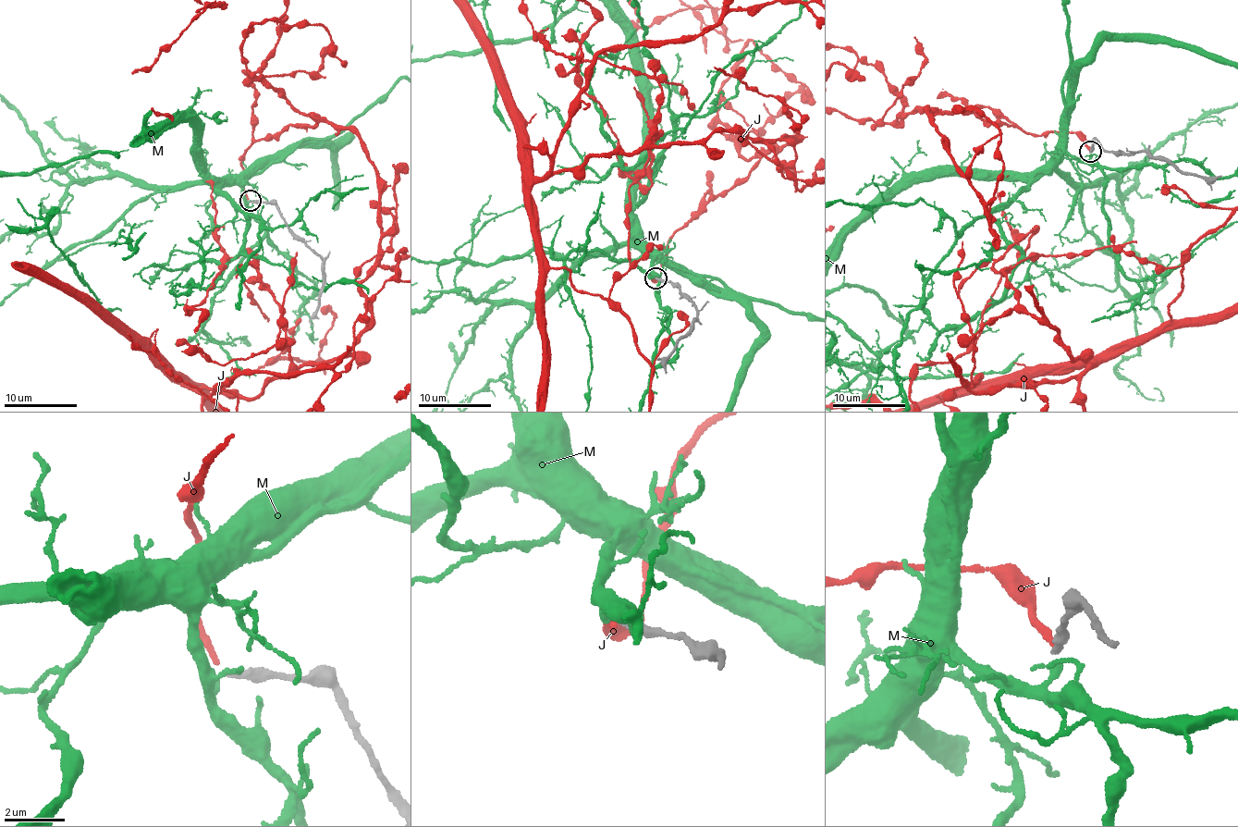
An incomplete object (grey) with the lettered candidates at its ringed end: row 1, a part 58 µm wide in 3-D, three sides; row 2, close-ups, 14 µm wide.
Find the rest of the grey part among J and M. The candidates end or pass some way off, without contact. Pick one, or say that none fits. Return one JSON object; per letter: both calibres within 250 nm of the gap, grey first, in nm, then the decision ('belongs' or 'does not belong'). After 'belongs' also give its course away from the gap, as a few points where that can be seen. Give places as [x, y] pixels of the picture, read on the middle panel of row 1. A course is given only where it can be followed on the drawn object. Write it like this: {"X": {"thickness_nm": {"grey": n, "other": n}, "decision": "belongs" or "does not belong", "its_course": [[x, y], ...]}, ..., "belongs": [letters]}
{"J": {"thickness_nm": {"grey": 240, "other": 190}, "decision": "belongs"}, "M": {"thickness_nm": {"grey": 240, "other": 280}, "decision": "does not belong"}, "belongs": ["J"]}

